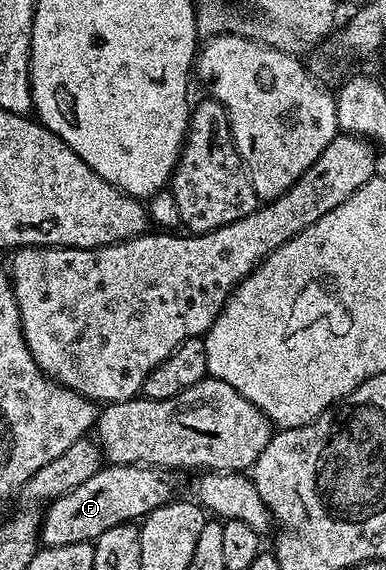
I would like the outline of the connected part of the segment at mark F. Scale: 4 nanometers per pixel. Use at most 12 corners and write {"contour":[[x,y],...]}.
{"contour":[[109,464],[52,501],[46,548],[95,542],[174,499],[172,471]]}

